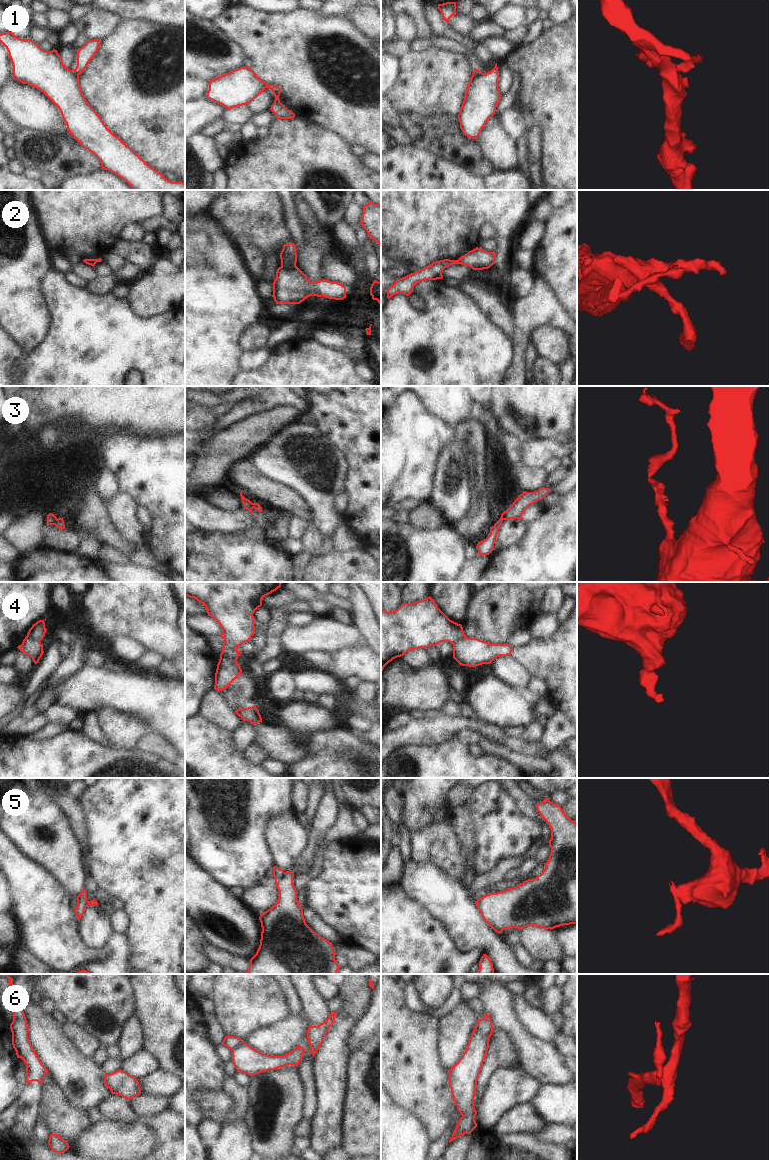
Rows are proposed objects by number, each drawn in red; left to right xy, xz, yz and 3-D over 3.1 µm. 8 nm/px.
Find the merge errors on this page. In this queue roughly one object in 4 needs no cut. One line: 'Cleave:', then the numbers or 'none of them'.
Cleave: 1, 2, 3, 4, 5, 6

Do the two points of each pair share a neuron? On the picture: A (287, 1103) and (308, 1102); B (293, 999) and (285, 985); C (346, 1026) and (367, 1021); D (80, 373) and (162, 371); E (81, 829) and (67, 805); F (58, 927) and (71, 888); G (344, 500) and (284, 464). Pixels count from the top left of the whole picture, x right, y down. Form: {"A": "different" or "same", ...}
{"A": "different", "B": "same", "C": "different", "D": "same", "E": "same", "F": "different", "G": "different"}

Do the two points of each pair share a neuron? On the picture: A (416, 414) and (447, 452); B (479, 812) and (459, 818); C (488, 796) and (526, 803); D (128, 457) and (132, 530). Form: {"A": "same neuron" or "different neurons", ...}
{"A": "different neurons", "B": "different neurons", "C": "different neurons", "D": "different neurons"}

